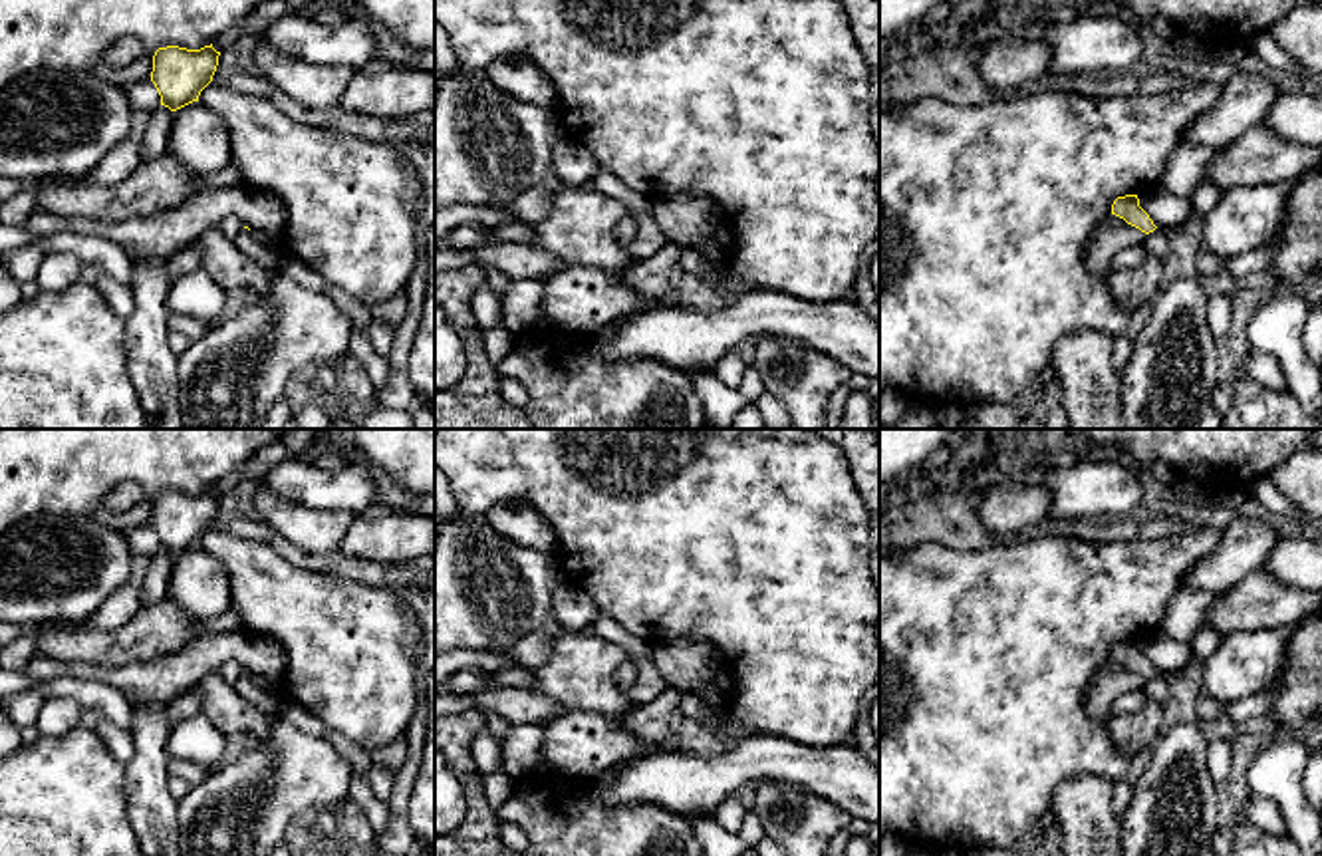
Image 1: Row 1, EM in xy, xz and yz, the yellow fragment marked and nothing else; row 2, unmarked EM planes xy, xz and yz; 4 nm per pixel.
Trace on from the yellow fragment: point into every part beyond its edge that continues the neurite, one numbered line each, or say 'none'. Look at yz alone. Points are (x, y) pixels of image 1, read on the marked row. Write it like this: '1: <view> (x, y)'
1: yz (1156, 243)

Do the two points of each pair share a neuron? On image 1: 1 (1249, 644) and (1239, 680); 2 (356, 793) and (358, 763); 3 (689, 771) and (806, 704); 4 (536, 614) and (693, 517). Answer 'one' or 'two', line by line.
1: one
2: two
3: two
4: two

